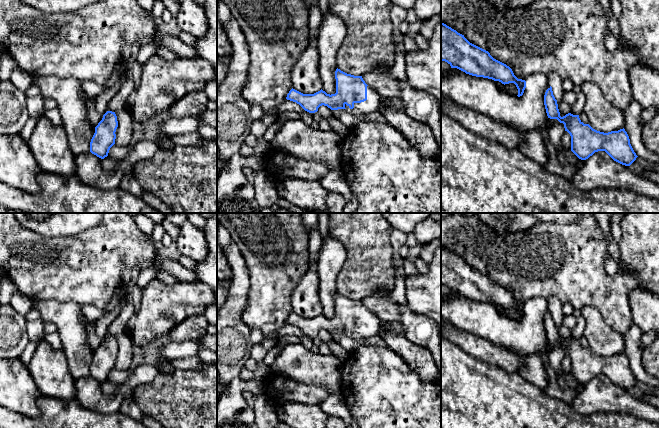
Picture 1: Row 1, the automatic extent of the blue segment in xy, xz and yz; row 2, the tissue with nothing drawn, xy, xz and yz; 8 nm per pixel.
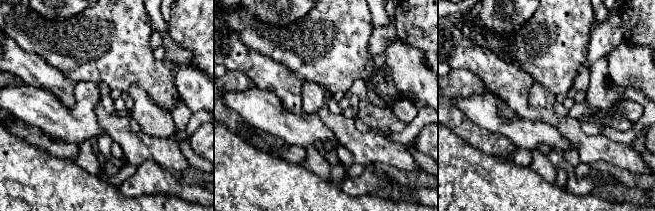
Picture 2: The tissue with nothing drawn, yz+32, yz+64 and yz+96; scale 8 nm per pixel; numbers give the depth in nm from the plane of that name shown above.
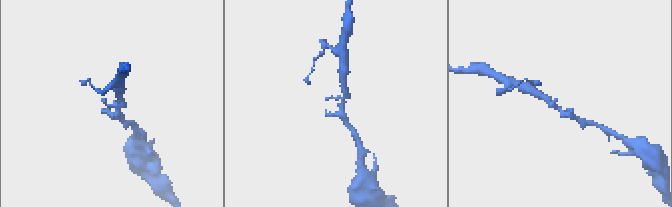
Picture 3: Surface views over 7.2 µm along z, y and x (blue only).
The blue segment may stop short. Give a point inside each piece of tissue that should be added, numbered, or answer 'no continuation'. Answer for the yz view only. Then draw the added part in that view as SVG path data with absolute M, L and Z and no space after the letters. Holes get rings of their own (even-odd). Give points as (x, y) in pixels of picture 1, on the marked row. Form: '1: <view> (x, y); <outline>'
no continuation

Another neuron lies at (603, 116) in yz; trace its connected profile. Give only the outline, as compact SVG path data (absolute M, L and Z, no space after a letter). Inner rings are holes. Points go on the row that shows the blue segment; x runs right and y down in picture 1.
M587 81L581 85L581 89L585 95L583 112L593 129L608 133L624 128L624 112L606 99L597 84Z

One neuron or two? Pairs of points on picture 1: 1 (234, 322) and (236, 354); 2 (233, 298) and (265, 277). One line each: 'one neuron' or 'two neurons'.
1: one neuron
2: two neurons

